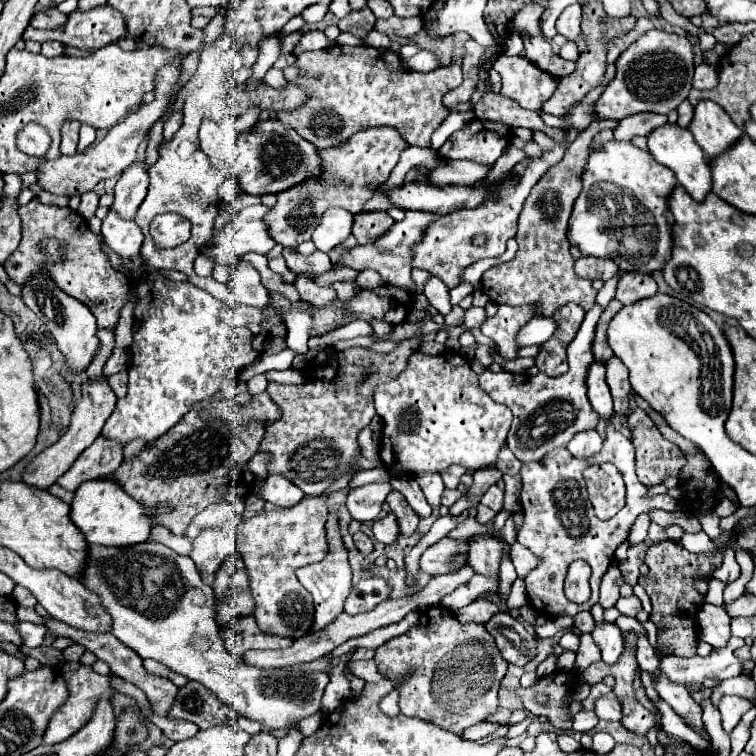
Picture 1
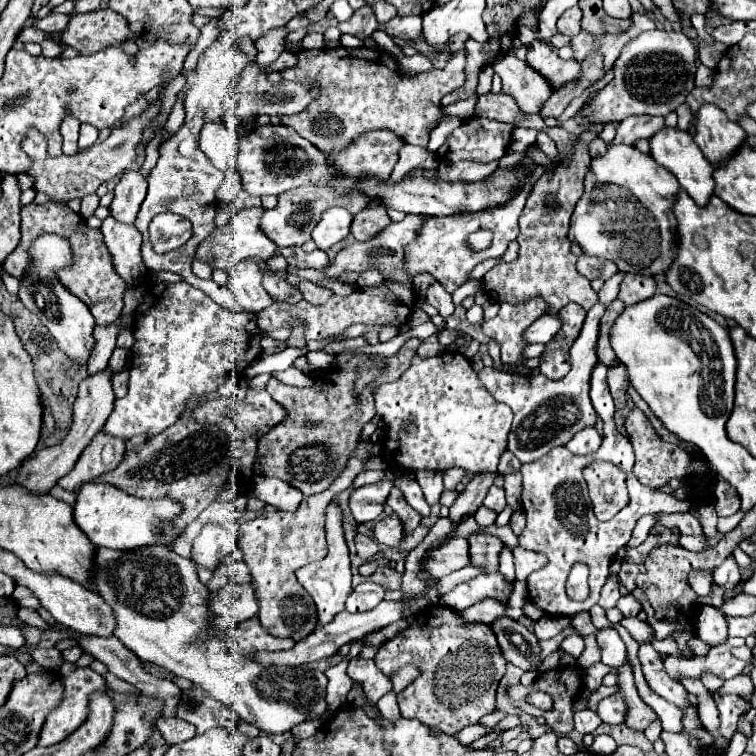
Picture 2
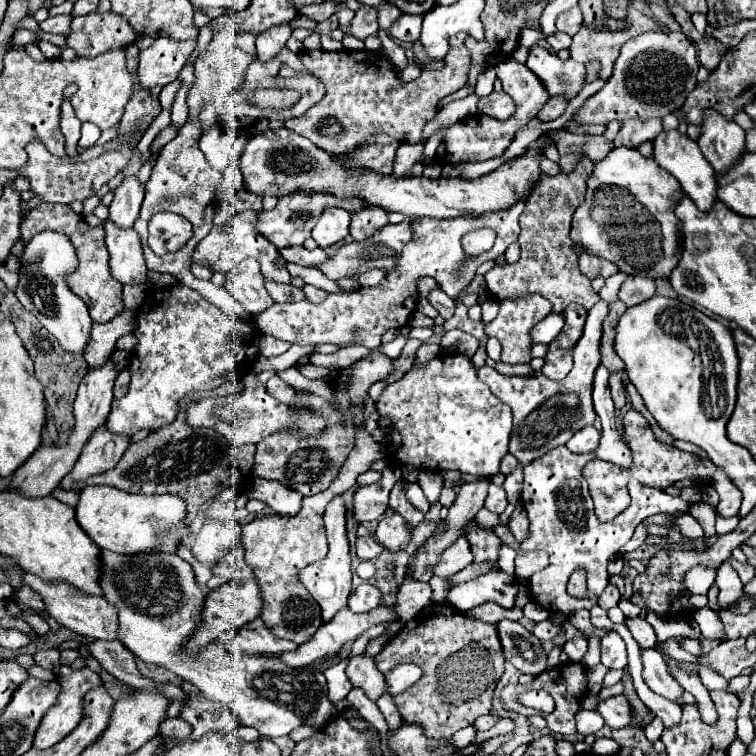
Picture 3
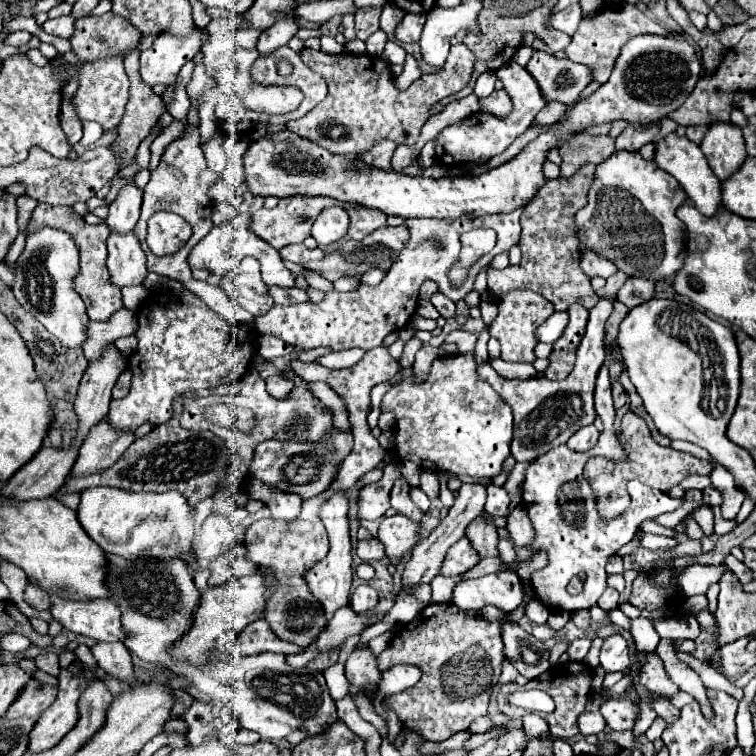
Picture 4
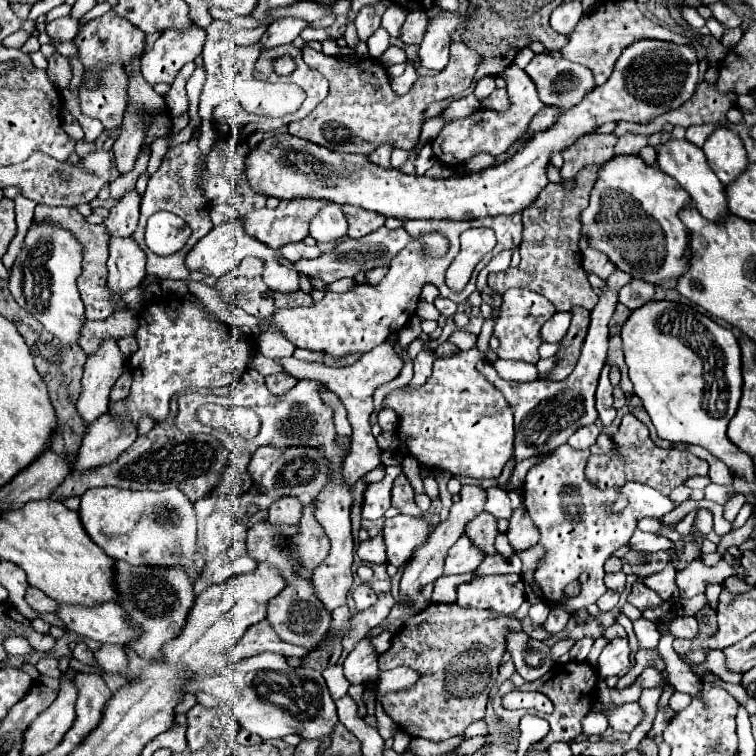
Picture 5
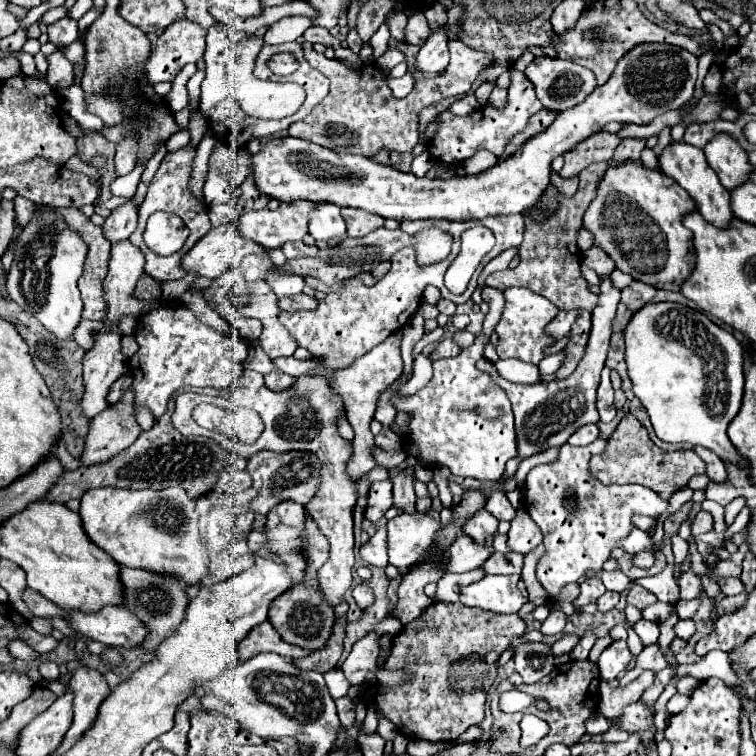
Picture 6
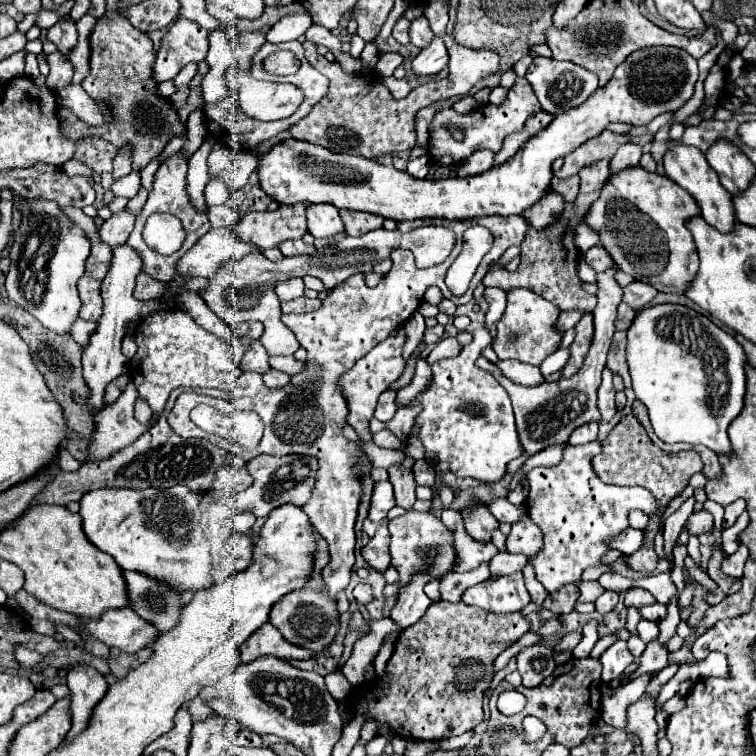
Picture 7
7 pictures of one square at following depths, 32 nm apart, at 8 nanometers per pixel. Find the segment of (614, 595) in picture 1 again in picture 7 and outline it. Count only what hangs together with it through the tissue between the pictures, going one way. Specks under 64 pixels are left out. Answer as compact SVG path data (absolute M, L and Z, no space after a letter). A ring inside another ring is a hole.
M606 590L606 592L594 602L594 606L596 606L596 610L598 610L600 614L608 614L608 612L612 612L612 610L616 608L618 600L620 600L618 592L610 592L610 590Z

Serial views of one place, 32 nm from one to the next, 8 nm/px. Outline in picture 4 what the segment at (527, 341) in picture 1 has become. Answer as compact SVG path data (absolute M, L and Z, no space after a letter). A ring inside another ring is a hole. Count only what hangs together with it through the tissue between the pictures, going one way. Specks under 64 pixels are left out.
M554 312L550 320L546 320L542 326L538 326L538 340L540 342L556 342L564 328L568 326L568 312Z

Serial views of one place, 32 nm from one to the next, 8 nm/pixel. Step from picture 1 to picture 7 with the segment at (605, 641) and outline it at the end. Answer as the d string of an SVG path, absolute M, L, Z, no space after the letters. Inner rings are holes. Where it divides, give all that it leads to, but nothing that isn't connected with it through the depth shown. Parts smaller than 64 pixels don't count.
M618 640L616 644L612 644L604 654L602 654L602 680L604 682L612 682L614 678L618 678L632 662L634 662L634 656L630 654L628 646L624 640Z

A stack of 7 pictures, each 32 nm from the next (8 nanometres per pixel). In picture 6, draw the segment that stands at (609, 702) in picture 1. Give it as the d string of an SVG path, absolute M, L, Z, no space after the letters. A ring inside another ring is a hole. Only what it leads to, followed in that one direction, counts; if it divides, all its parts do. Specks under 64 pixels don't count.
M634 702L628 704L624 708L622 718L618 720L618 728L626 730L626 732L638 732L642 738L644 748L652 748L654 746L654 734L656 734L656 726L654 726L654 712L642 702Z

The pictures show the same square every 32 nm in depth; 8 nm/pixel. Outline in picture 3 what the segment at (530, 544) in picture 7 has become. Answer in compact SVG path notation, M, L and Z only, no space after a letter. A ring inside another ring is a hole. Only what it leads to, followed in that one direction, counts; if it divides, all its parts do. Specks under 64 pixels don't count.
M516 506L516 510L512 512L512 516L510 516L510 520L508 520L508 528L510 528L510 532L514 534L514 538L516 538L518 542L522 542L522 540L528 538L528 534L530 534L528 524L530 524L530 522L528 522L526 510L524 510L522 506Z

